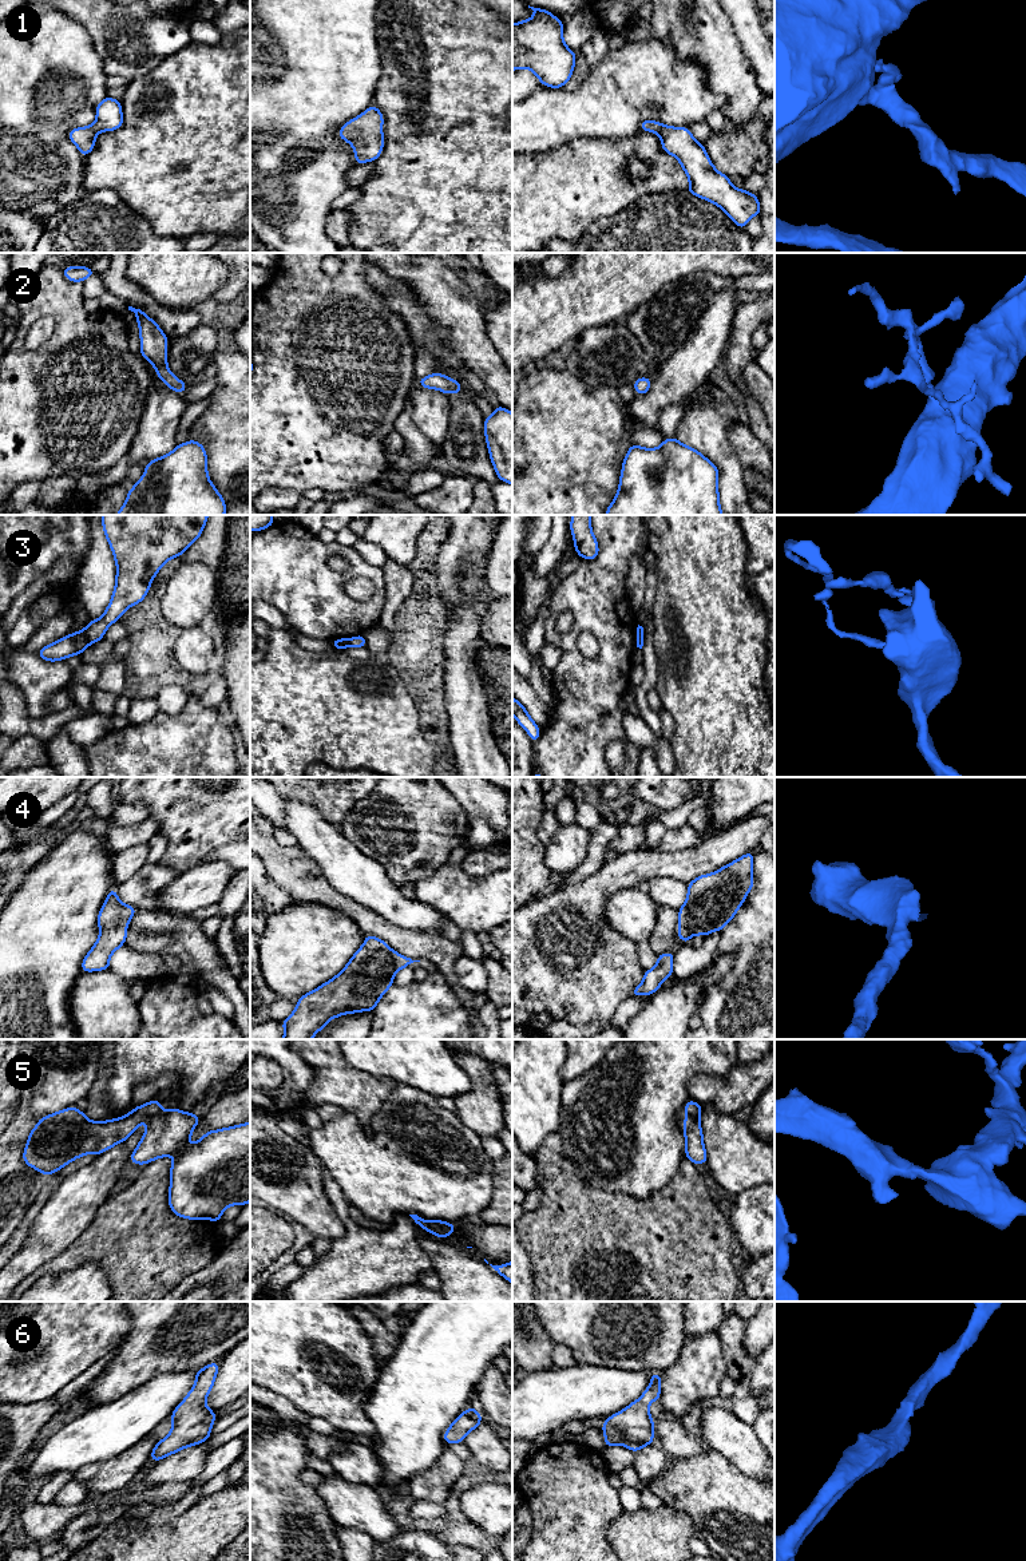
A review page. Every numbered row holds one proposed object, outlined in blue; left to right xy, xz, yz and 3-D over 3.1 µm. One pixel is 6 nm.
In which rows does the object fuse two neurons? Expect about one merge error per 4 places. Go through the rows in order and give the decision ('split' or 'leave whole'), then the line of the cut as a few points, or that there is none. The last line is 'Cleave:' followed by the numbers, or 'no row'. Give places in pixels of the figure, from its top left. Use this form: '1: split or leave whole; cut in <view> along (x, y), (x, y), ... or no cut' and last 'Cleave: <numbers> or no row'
1: leave whole; no cut
2: leave whole; no cut
3: split; cut in xy along (83, 630), (90, 642)
4: leave whole; no cut
5: leave whole; no cut
6: leave whole; no cut
Cleave: 3

